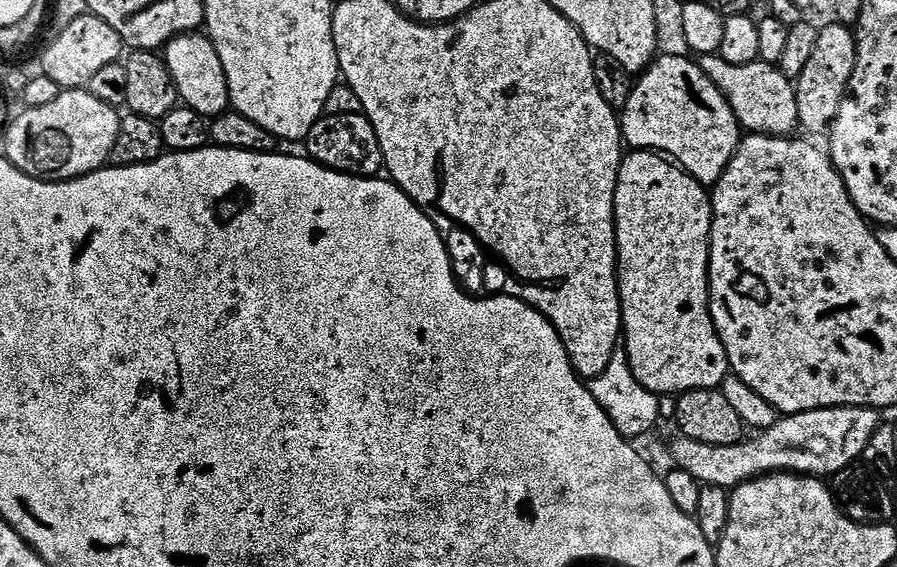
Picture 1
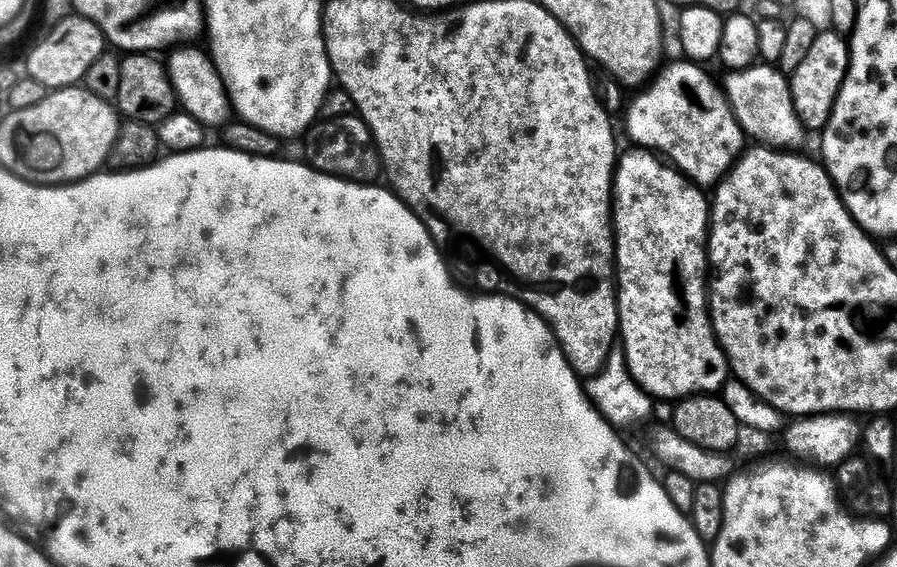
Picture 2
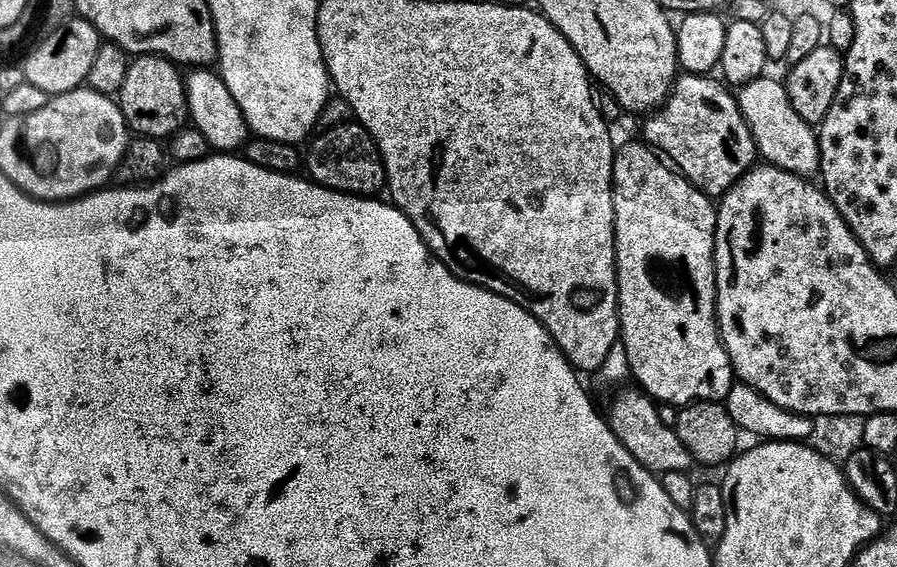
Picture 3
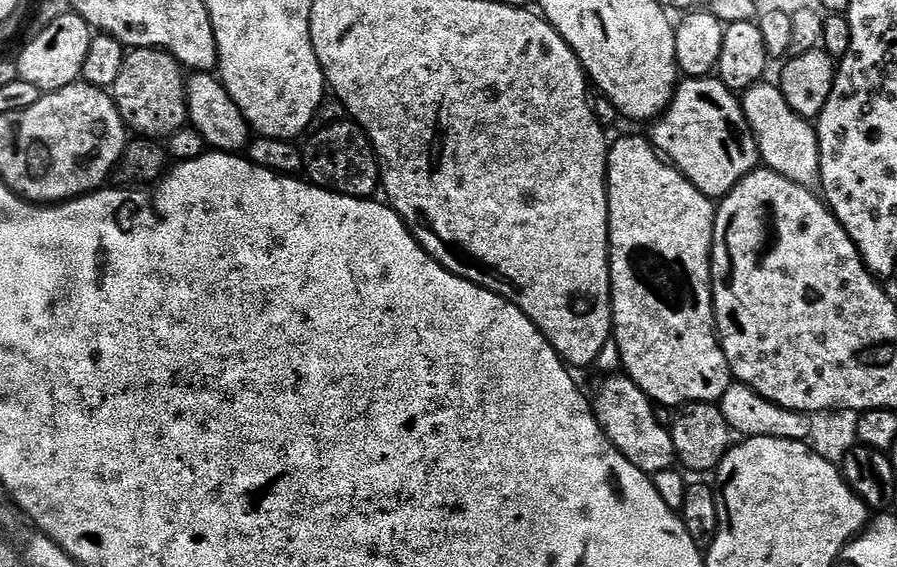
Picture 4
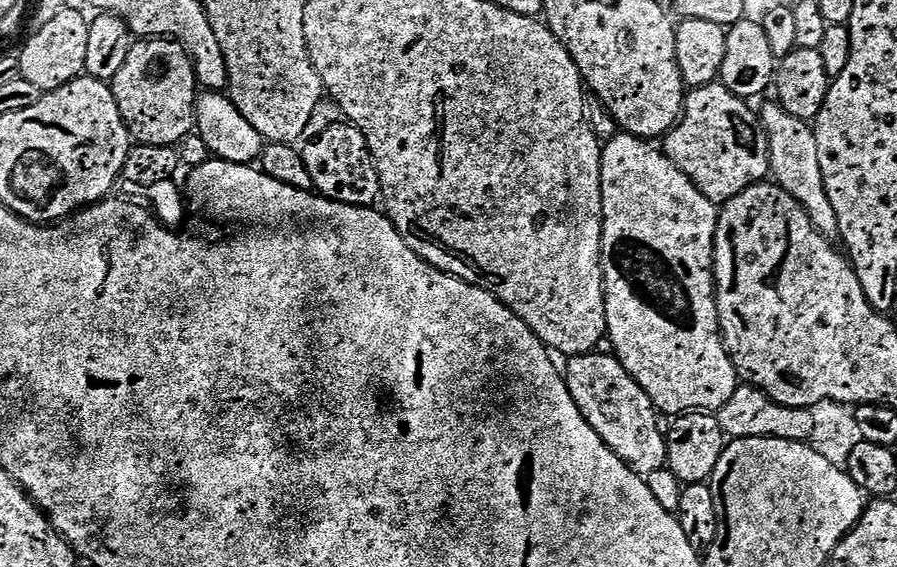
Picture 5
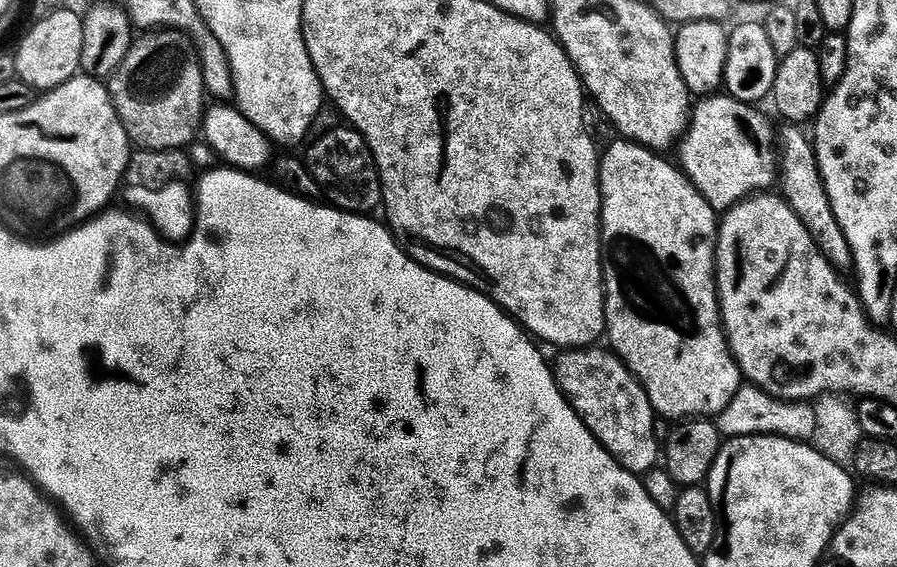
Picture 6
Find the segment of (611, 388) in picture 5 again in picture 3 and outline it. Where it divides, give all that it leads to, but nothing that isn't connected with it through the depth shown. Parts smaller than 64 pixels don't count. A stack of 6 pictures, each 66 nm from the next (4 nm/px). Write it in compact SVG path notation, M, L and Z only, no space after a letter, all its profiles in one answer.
M643 391L624 392L612 404L610 423L612 433L623 442L625 450L636 459L642 467L653 474L667 472L687 473L688 467L693 467L692 455L682 446L675 428L667 428L659 417L657 401Z

